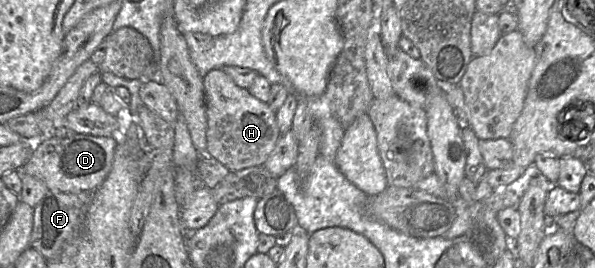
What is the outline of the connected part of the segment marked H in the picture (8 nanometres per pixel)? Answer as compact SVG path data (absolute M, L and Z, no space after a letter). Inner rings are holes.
M222 69L210 70L203 77L203 87L207 116L206 156L216 159L229 171L262 166L281 135L275 113L266 102L237 86Z

